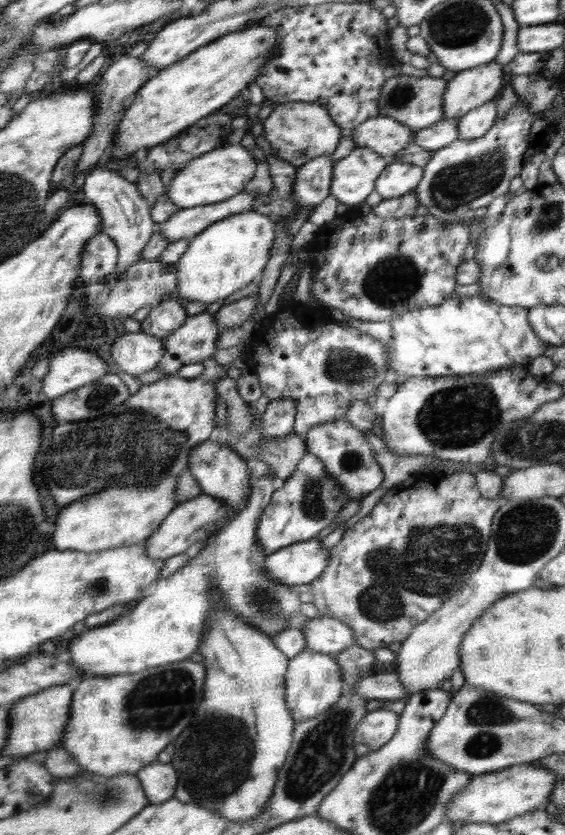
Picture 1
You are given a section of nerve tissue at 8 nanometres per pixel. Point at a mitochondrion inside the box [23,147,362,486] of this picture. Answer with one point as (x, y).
(131, 445)

